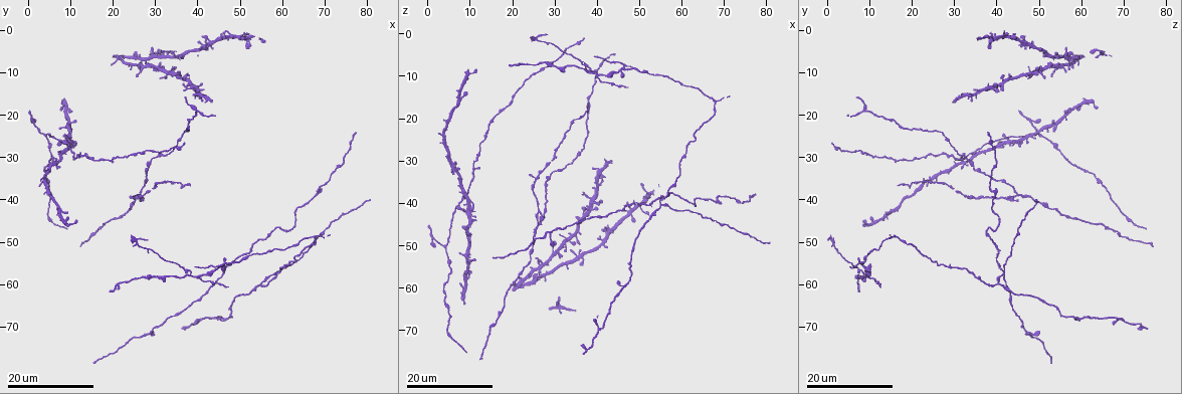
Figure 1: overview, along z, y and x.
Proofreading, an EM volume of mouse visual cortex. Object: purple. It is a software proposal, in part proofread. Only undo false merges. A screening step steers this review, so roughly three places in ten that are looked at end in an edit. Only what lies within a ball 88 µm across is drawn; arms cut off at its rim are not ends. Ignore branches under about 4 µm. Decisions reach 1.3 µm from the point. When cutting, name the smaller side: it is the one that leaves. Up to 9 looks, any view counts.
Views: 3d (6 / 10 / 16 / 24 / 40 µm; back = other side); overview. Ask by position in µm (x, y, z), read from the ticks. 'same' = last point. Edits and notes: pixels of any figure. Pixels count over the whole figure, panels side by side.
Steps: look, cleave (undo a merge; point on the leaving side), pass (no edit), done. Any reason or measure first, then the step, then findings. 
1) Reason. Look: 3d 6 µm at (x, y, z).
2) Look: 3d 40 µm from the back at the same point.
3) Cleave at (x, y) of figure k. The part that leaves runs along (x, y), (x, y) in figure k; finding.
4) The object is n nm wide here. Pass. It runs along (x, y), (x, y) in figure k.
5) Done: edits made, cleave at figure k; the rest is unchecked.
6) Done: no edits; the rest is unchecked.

Look: 3d 16 µm at (63.0, 46.0, 40.5).

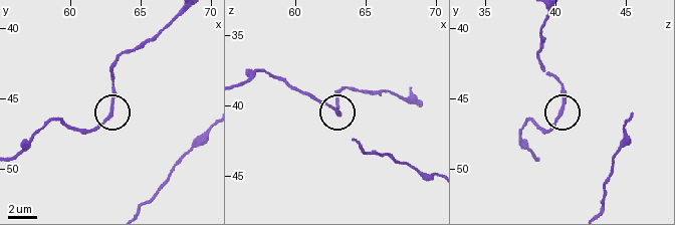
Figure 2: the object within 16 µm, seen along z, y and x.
Look: 3d 6 µm at (62.8, 46.2, 40.2).

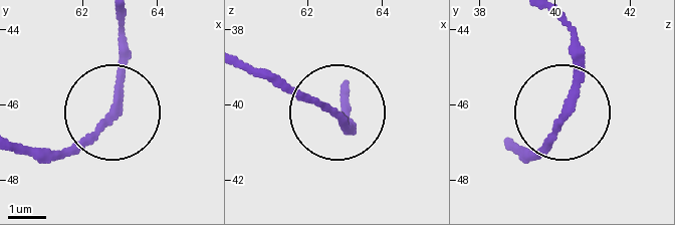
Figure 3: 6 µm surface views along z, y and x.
The object is 180 nm wide here. Pass. Continuous, no second neuron.

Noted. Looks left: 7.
Branch point. Look: 3d 24 µm at (55.5, 60.0, 40.5).

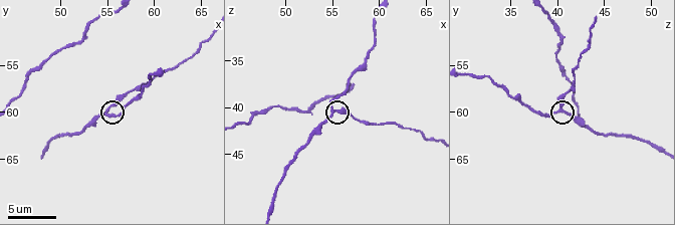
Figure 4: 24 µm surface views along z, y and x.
Look: 3d 6 µm at (55.0, 59.8, 40.4).

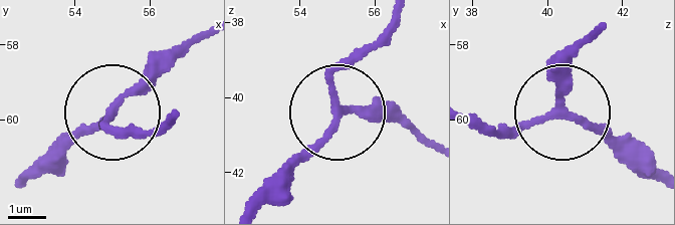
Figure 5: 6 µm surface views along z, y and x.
3 arms meet here. Pass. Continuous, no second neuron.

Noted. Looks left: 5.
Arms part here. Look: 3d 16 µm at (7.5, 26.0, 40.0).

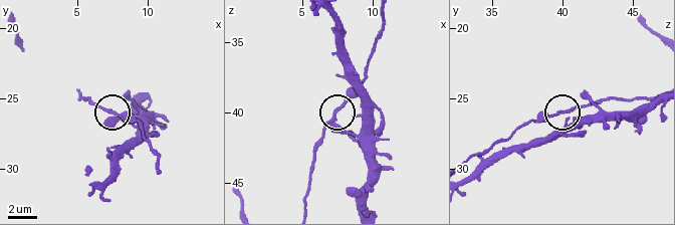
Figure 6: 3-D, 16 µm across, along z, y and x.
Zoom in. Look: 3d 10 µm at (7.2, 26.0, 40.4).

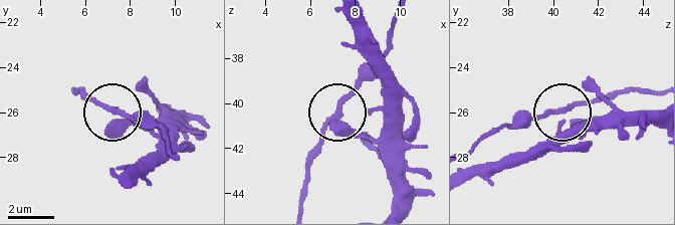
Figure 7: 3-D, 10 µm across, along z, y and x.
The object is 190 nm wide here. Pass. All the same neuron.

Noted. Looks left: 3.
Look: 3d 16 µm at (7.5, 30.5, 33.5).

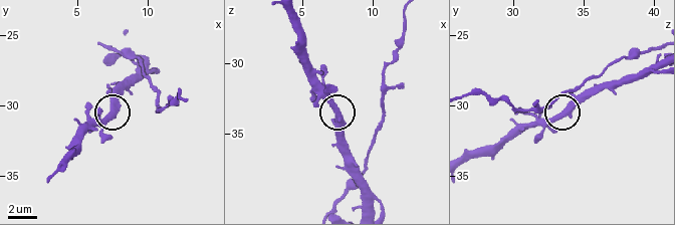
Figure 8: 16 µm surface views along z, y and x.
Look: 3d 10 µm at (7.4, 31.0, 33.2).

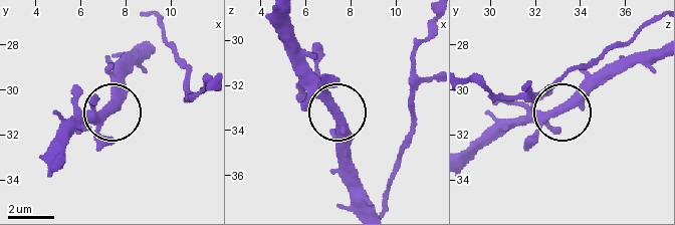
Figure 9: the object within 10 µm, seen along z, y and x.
Look: 3d 6 µm at (7.4, 30.8, 33.2).

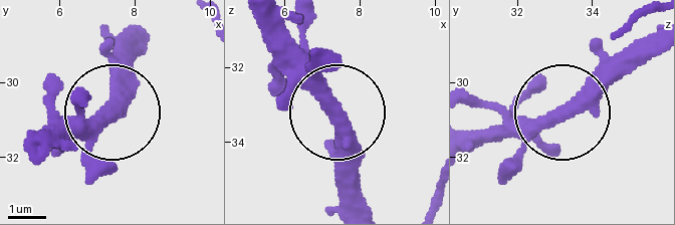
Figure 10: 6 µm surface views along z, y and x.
The side arm is 236 µm long. Pass. Continuous, no second neuron.

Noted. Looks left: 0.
Done: no edits; the rest is unchecked.

